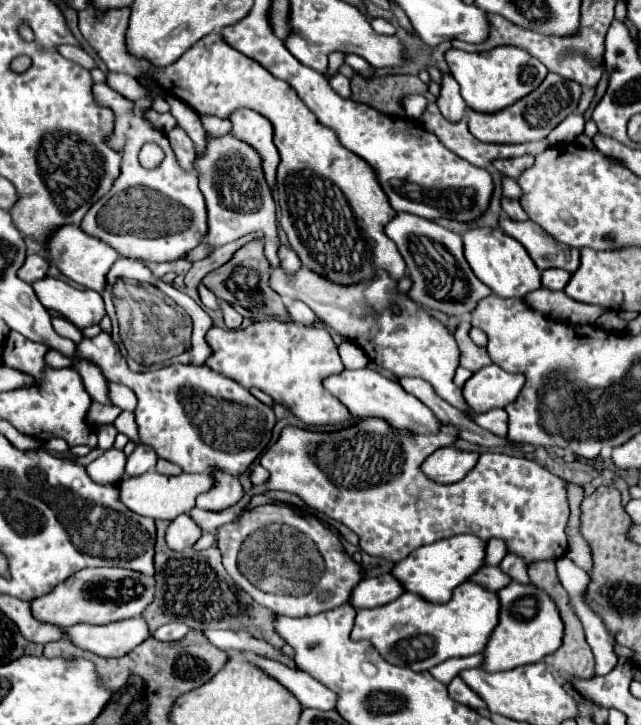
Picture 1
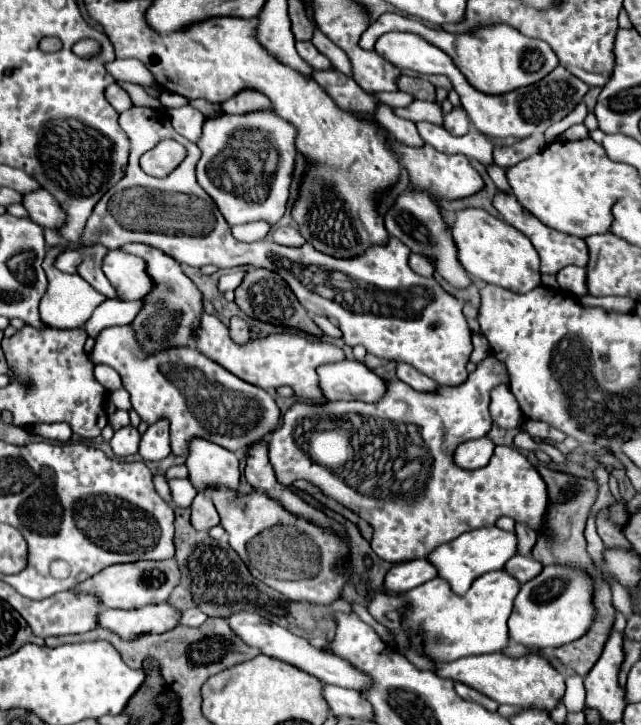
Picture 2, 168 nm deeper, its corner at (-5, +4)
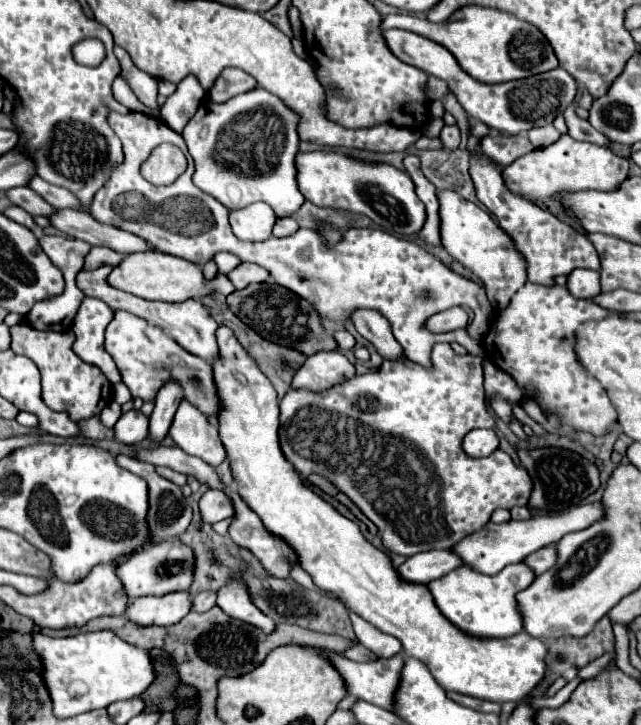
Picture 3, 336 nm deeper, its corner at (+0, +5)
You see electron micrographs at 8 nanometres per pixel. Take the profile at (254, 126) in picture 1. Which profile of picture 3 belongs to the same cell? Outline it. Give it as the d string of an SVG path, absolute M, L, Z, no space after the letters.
M224 69L214 87L210 89L210 99L216 103L224 103L230 97L236 97L240 93L248 93L256 87L256 79L244 73L242 69Z

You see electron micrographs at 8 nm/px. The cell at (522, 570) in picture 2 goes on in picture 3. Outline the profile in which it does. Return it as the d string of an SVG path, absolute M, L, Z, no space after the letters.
M542 547L542 549L534 551L530 557L526 557L526 561L522 561L522 563L528 565L534 571L534 575L540 575L556 563L556 547Z

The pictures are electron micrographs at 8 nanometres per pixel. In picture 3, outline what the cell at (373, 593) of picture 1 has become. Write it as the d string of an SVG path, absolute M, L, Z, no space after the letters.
M426 551L408 557L396 571L404 581L426 585L460 565L462 561L452 551Z

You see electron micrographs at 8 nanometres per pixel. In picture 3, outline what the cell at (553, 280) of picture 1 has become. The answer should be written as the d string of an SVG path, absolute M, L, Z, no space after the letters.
M574 269L572 273L568 273L566 287L572 293L572 297L578 299L596 297L600 293L600 275L598 271L590 269Z

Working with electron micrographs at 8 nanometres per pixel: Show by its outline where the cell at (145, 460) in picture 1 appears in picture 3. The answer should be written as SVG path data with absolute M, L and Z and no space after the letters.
M168 381L162 391L156 395L156 405L150 415L150 427L148 427L148 437L158 445L162 439L168 435L168 429L172 425L174 413L182 401L182 389L174 383Z

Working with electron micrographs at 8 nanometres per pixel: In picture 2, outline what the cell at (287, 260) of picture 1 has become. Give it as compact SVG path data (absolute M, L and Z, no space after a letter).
M283 226L283 228L275 228L271 238L277 242L277 244L283 244L283 246L301 246L305 242L305 238L299 234L297 228L293 226Z

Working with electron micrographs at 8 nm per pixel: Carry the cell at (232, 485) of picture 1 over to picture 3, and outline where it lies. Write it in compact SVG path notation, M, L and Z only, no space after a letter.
M182 401L170 427L170 437L182 451L200 457L212 467L218 467L226 459L224 445L218 429L190 403Z

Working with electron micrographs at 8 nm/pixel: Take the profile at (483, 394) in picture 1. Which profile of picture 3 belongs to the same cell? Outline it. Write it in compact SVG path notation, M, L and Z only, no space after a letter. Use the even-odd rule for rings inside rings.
M438 343L434 345L432 351L432 369L424 369L412 361L402 361L402 363L394 363L394 361L384 361L380 365L380 369L376 371L368 371L366 375L356 375L354 379L336 385L330 391L322 391L322 393L314 393L314 391L294 391L290 389L284 399L282 399L282 419L280 419L280 447L284 457L294 465L294 469L298 469L300 477L308 477L310 473L318 473L322 477L326 477L332 485L338 487L338 491L342 491L344 495L350 497L350 501L378 527L378 535L382 539L382 545L388 553L398 553L404 557L412 557L416 553L422 551L432 551L432 549L450 549L452 545L456 545L462 537L466 537L468 533L474 533L478 529L482 529L488 521L490 515L496 509L512 509L512 507L526 507L530 493L532 493L532 481L530 475L526 473L526 469L522 469L520 465L516 465L512 461L512 457L508 453L504 453L502 449L496 449L490 457L486 459L470 459L464 451L462 451L462 439L468 431L478 429L478 427L494 427L494 417L488 411L488 403L484 397L484 359L482 357L474 357L474 355L456 355L451 345L448 343ZM294 447L316 447L316 457L304 457L302 453L298 453Z

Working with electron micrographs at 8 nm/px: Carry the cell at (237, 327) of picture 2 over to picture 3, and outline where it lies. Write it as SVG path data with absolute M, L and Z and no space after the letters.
M220 325L216 331L218 347L220 347L220 359L212 365L214 369L214 381L218 387L218 395L222 399L222 415L218 417L218 431L220 439L226 447L232 475L238 487L238 493L242 499L258 513L258 517L264 521L266 529L280 535L284 541L290 543L290 547L298 553L302 569L312 577L312 581L326 591L336 593L354 613L358 613L362 619L378 627L380 631L394 635L408 657L414 657L422 661L432 677L446 689L446 691L458 691L464 695L472 695L478 699L490 699L496 703L504 701L520 701L528 697L544 679L548 673L548 649L546 645L520 631L514 637L506 637L500 641L490 639L476 639L454 625L436 609L430 591L426 585L410 585L402 581L396 573L396 569L390 565L390 559L384 551L370 545L364 535L360 533L358 525L346 517L342 517L330 503L326 503L320 495L316 495L310 487L306 487L300 479L300 475L294 471L294 467L284 459L282 449L278 445L278 399L272 383L262 375L262 371L256 367L254 359L246 353L246 349L236 339L234 331L226 325Z

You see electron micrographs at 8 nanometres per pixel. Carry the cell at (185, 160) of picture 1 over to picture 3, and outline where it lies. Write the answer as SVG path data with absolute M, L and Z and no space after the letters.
M186 77L178 85L176 93L170 95L166 103L160 107L160 117L164 119L166 125L170 125L170 129L174 129L176 133L182 133L182 129L186 127L186 121L194 117L204 97L206 97L206 91L200 87L196 77Z

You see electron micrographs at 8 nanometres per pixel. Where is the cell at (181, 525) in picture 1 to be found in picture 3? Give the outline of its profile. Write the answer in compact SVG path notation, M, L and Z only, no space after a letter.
M214 489L206 491L200 497L198 507L200 507L202 521L208 521L208 523L216 523L216 521L222 521L234 515L230 499L222 491L214 491Z

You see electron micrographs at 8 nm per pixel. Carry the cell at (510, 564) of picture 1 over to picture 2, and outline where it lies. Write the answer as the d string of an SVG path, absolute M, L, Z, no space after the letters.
M517 522L515 524L515 534L519 538L519 554L531 554L531 548L535 544L535 538L537 538L537 532L533 528L529 528L527 524L521 524Z

